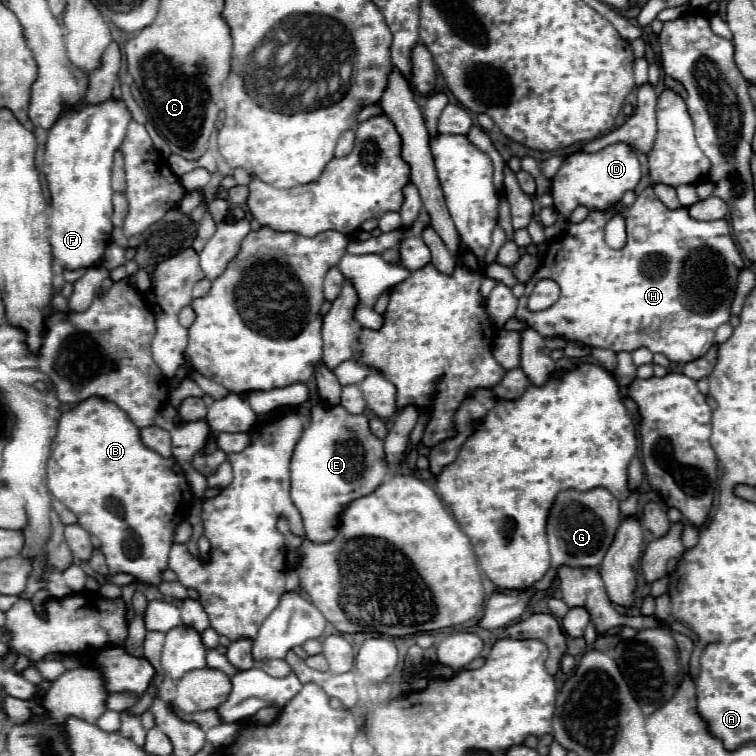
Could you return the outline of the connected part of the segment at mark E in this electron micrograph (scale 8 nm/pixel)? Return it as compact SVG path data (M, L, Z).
M323 405L313 407L309 423L291 457L291 501L303 517L305 535L309 541L313 543L331 541L337 535L337 529L341 527L341 513L347 509L347 505L359 497L373 493L385 481L387 467L381 443L383 441L369 431L367 415L349 415L341 405L331 409Z

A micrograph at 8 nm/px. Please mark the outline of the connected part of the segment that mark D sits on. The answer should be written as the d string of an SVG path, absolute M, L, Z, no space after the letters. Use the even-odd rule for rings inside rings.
M627 143L609 145L597 153L573 153L561 165L557 175L553 177L553 201L559 215L569 217L571 211L579 205L585 205L589 211L607 209L617 203L625 191L635 189L641 179L641 165L635 155L635 149Z

